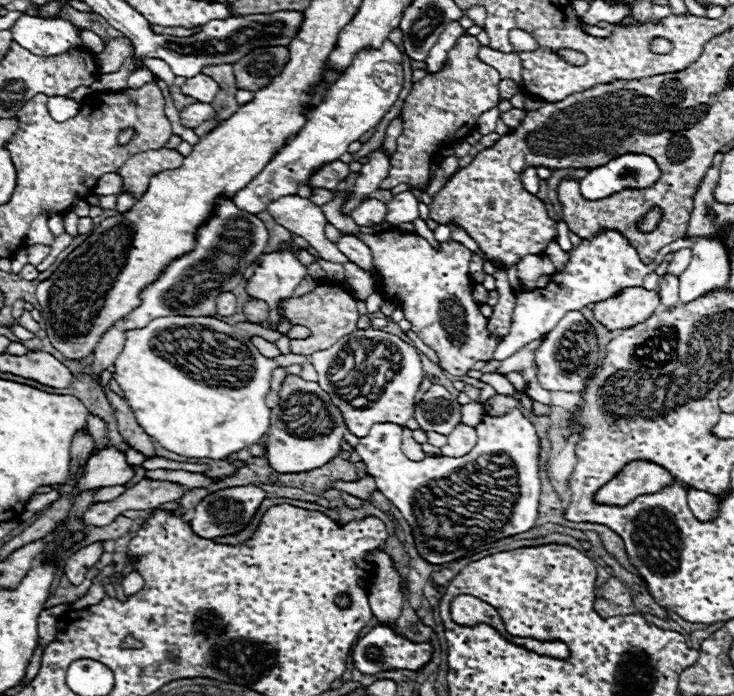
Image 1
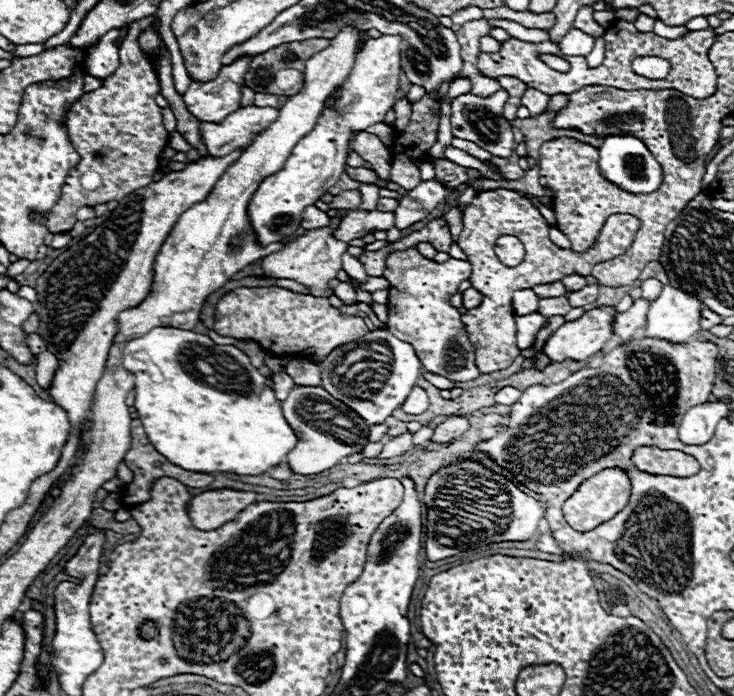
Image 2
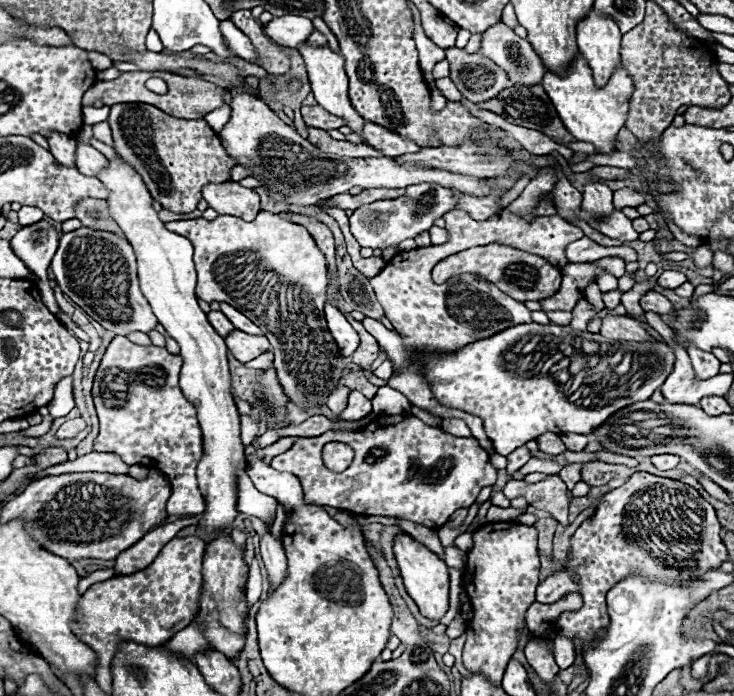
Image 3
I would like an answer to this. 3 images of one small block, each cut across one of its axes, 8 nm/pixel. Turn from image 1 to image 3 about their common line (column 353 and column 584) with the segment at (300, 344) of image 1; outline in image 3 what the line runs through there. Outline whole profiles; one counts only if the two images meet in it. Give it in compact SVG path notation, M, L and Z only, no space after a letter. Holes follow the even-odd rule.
M581 298L572 311L573 317L570 326L573 329L587 331L587 325L591 318L598 313L585 298Z

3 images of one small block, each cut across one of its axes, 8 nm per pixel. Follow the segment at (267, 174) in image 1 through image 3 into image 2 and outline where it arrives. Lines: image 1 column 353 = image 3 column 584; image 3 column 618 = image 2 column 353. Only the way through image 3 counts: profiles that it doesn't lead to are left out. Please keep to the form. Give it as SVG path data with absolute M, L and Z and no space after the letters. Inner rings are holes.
M382 34L380 38L370 38L364 44L362 52L356 56L348 80L344 82L344 90L336 108L324 110L314 130L294 146L288 160L284 162L284 168L268 176L260 184L248 204L248 218L260 246L282 242L298 230L304 208L316 204L316 200L320 200L328 192L328 188L332 188L340 180L352 130L366 130L368 126L382 122L386 112L394 106L398 96L398 76L402 72L400 42L400 34Z

